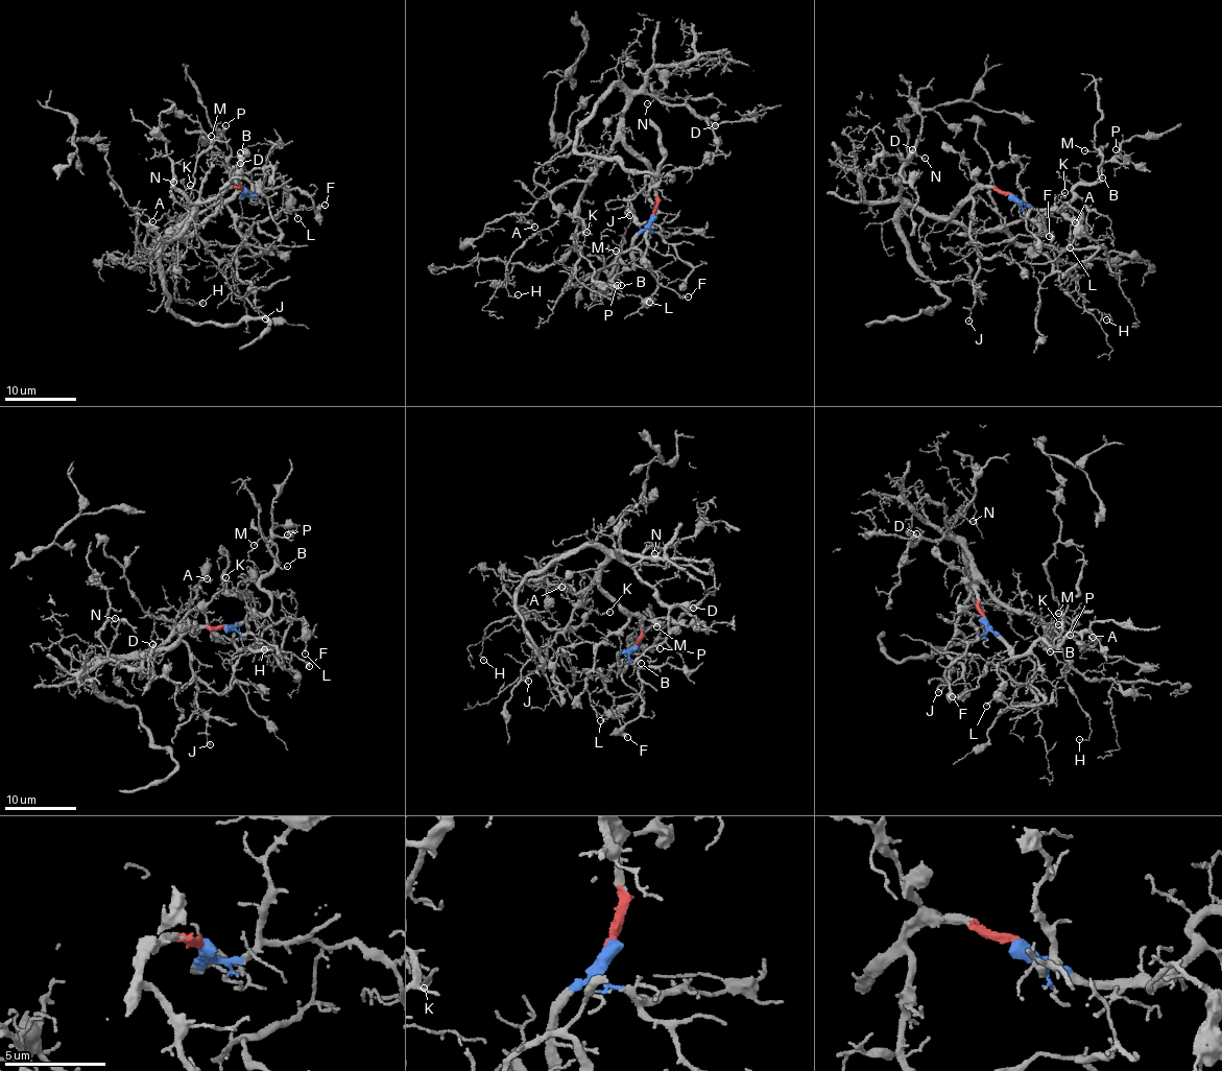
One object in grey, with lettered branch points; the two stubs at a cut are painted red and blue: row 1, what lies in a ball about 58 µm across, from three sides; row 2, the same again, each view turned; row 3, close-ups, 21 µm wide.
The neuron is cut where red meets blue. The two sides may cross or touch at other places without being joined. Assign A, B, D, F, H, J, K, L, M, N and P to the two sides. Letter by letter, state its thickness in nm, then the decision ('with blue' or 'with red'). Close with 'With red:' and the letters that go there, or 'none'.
A: 130 nm | with red
B: 100 nm | with blue
D: 320 nm | with red
F: 150 nm | with blue
H: 100 nm | with red
J: 130 nm | with red
K: 120 nm | with red
L: 130 nm | with blue
M: 110 nm | with blue
N: 120 nm | with red
P: 130 nm | with blue
With red: A, D, H, J, K, N

